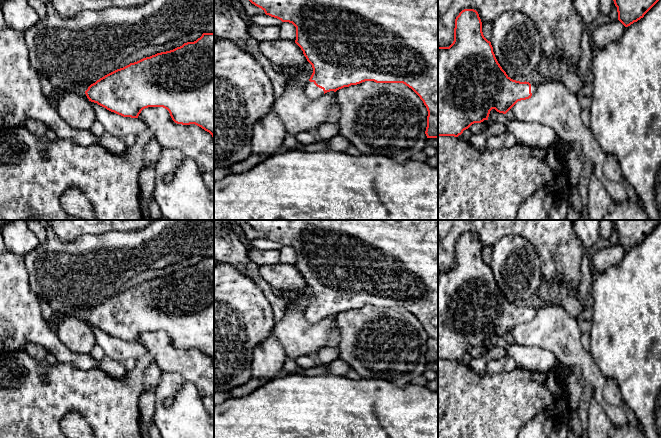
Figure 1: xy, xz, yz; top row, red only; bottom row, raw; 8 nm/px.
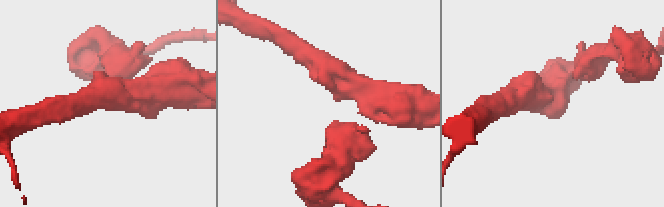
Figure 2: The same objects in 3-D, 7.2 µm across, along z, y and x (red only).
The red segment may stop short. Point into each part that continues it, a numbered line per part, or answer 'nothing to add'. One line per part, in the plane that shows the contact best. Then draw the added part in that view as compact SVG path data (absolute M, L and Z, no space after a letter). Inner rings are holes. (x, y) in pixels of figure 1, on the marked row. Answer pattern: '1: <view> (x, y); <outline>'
1: xz (312, 91); M306 82L305 93L311 99L316 99L324 94L323 89L317 87L314 82Z

